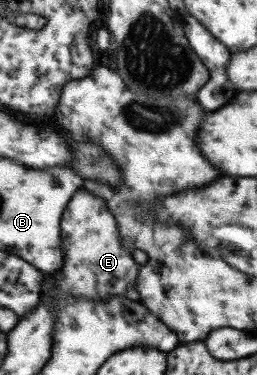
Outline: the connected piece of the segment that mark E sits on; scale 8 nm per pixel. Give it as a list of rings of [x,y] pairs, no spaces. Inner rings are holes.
[[[79,190],[74,196],[62,218],[66,263],[61,270],[51,273],[58,279],[59,293],[95,301],[107,301],[113,295],[123,296],[127,287],[135,286],[139,276],[140,264],[133,258],[133,249],[123,244],[118,221],[110,212],[105,198],[87,190]]]

